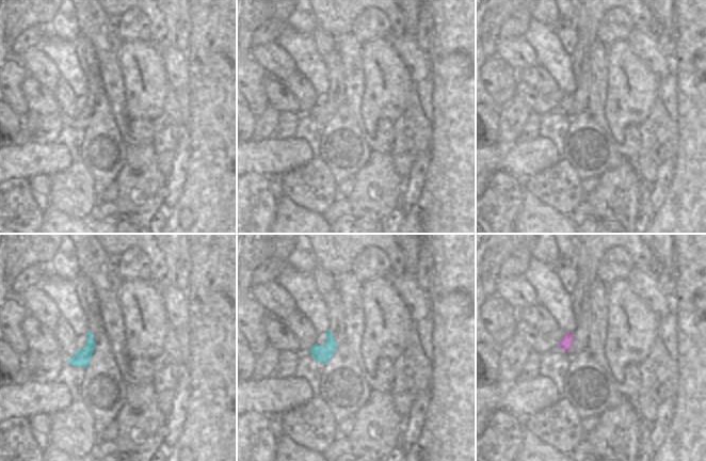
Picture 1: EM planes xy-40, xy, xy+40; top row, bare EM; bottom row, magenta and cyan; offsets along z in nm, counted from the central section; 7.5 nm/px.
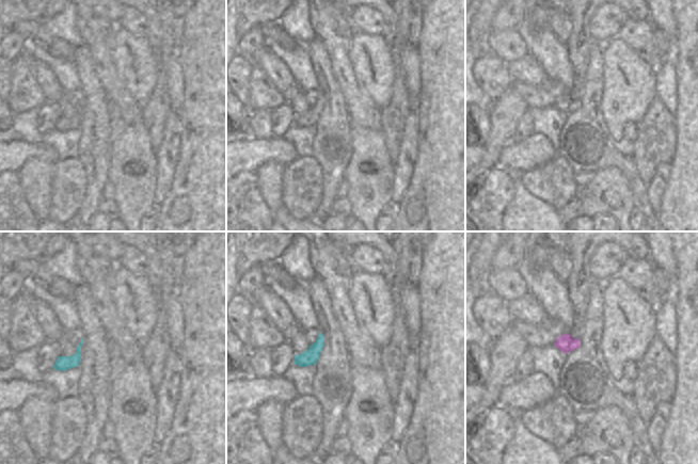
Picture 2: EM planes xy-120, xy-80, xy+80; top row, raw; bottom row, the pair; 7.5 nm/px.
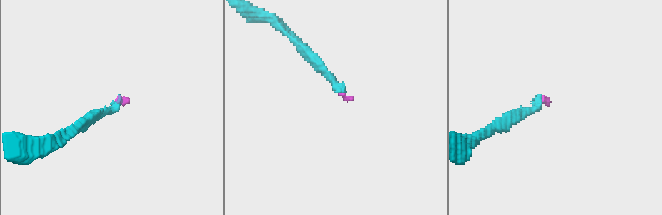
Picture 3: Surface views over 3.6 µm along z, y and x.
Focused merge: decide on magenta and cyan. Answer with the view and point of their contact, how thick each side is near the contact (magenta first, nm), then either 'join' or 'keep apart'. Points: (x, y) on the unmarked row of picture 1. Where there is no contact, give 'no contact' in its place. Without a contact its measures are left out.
no contact | keep apart

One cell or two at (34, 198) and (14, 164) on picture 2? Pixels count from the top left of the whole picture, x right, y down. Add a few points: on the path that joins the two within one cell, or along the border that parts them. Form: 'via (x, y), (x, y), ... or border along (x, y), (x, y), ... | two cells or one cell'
border along (42, 160), (29, 158), (16, 172) | two cells

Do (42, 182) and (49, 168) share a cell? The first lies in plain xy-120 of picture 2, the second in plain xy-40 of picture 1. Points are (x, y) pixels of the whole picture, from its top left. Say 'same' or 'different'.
different

